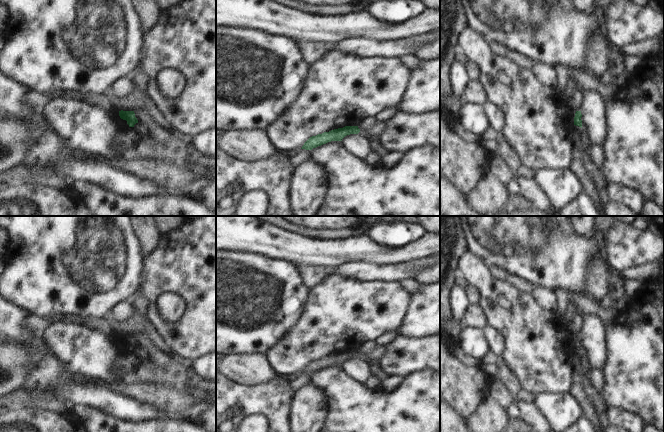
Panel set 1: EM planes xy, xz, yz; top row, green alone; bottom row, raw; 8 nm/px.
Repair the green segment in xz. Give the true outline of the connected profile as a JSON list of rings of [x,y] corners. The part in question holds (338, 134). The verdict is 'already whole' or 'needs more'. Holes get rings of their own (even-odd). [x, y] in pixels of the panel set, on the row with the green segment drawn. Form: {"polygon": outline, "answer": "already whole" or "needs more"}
{"polygon": [[[345,126],[343,128],[334,129],[329,132],[324,132],[322,134],[310,137],[301,149],[312,150],[313,148],[331,141],[342,141],[345,136],[350,134],[358,134],[359,132],[360,129],[358,126]]], "answer": "already whole"}

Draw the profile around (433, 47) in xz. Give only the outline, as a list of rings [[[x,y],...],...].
[[[440,39],[432,41],[420,48],[418,48],[418,53],[431,56],[433,54],[440,54]]]

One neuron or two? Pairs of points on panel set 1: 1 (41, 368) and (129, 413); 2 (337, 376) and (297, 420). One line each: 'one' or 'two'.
1: one
2: two

